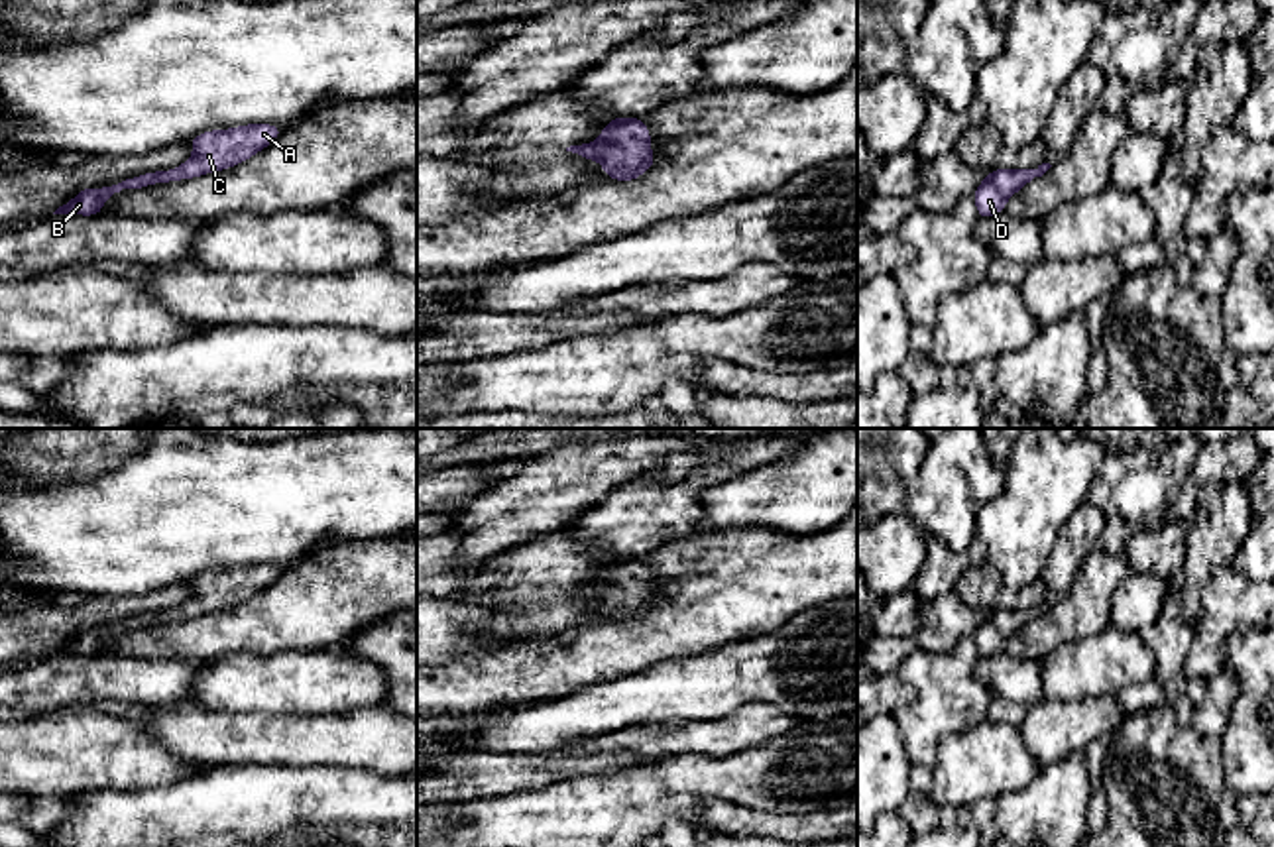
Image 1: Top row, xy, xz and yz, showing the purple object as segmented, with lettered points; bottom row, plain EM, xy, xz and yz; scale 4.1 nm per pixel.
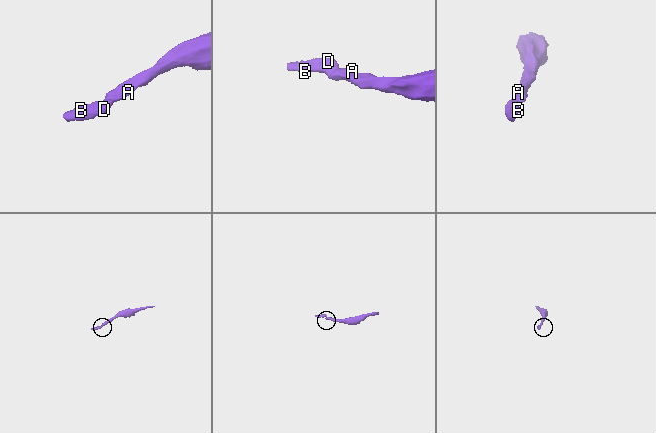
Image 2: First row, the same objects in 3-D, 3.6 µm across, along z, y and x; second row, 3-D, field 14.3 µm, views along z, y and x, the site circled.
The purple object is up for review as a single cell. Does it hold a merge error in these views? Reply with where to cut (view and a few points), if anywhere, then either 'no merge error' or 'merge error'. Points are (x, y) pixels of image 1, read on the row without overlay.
no cut; no merge error

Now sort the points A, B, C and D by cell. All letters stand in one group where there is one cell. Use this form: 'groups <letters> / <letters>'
groups A B C D

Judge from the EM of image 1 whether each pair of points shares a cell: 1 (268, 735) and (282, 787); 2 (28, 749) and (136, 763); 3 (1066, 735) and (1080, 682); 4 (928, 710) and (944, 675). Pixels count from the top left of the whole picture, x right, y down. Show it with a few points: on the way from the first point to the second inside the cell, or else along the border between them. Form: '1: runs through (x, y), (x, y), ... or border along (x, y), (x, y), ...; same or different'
1: border along (229, 765), (323, 765); different
2: runs through (56, 751), (109, 753); same
3: border along (1044, 696), (1113, 698); different
4: runs through (936, 702), (944, 694), (944, 682); same

